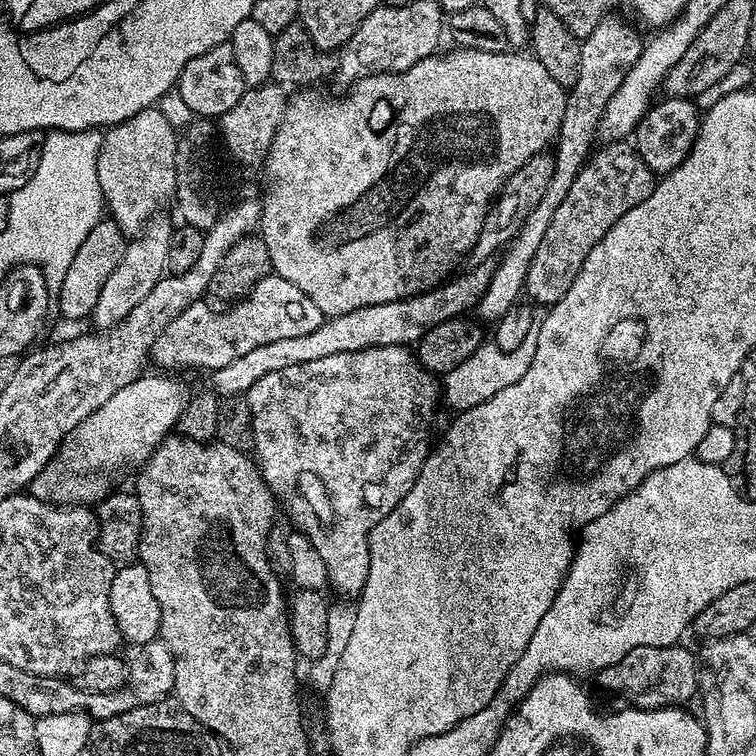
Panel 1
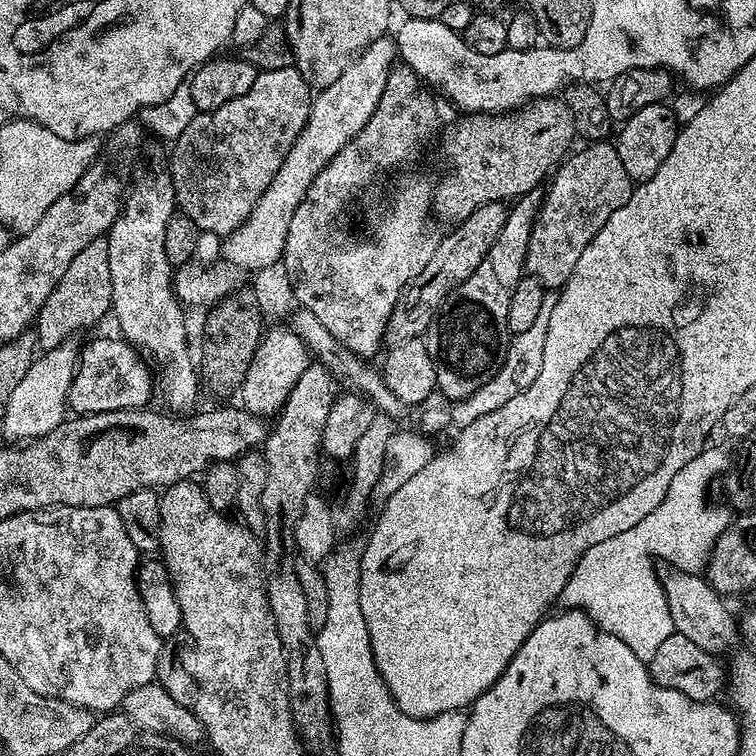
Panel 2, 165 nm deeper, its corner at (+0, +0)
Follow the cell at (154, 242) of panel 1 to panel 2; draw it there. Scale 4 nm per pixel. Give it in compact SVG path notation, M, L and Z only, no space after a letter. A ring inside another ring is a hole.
M75 343L59 344L56 348L41 351L33 360L30 370L26 370L22 382L14 386L10 393L10 402L2 413L4 432L12 442L31 442L50 434L66 419L68 391L76 373L78 348Z

